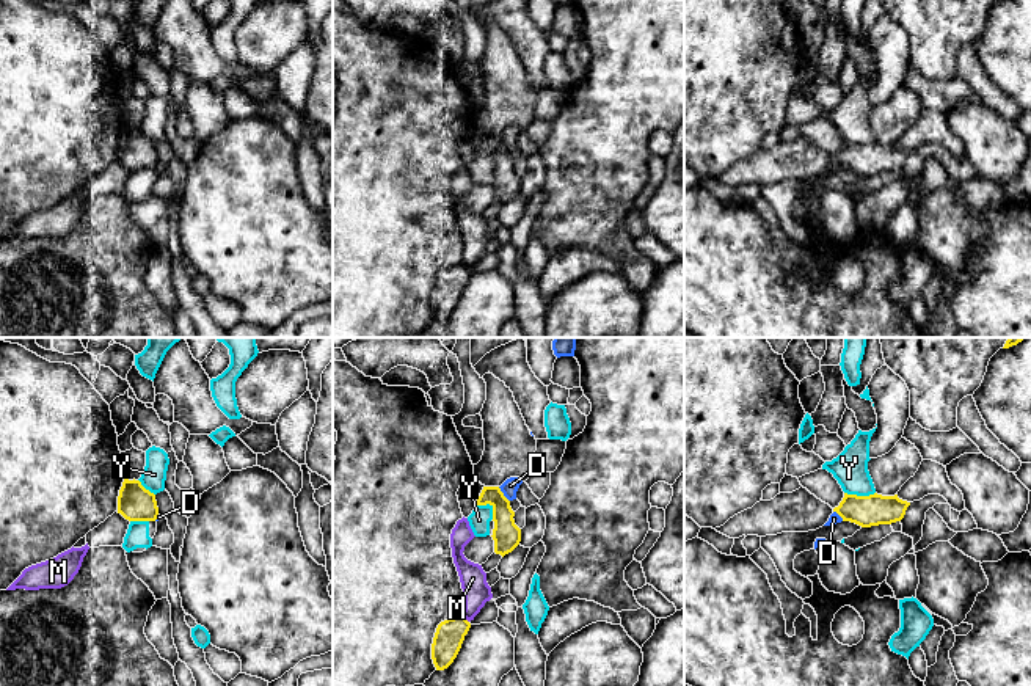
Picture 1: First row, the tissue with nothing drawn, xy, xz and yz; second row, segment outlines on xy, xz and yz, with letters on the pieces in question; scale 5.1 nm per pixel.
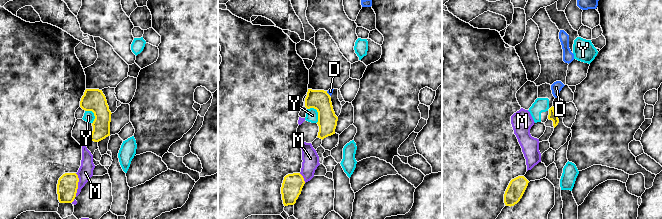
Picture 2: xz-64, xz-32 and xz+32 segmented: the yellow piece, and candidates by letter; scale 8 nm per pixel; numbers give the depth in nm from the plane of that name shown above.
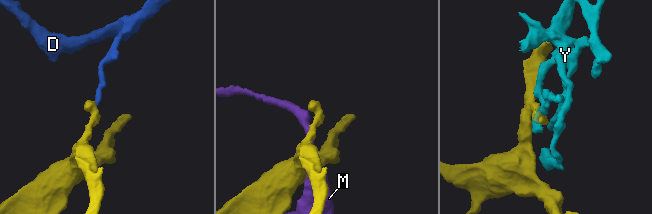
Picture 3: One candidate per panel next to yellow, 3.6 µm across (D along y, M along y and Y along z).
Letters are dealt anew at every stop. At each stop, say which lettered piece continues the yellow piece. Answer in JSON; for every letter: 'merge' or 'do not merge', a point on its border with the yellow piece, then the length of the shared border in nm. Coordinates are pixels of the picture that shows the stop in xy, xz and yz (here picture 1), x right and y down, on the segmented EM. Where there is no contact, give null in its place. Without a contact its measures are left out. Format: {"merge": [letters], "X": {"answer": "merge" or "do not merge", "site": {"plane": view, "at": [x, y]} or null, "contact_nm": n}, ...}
{"merge": [], "D": {"answer": "do not merge", "site": {"plane": "xz", "at": [502, 495]}, "contact_nm": 100}, "M": {"answer": "do not merge", "site": {"plane": "xz", "at": [465, 619]}, "contact_nm": 50}, "Y": {"answer": "do not merge", "site": {"plane": "yz", "at": [860, 496]}, "contact_nm": 160}}

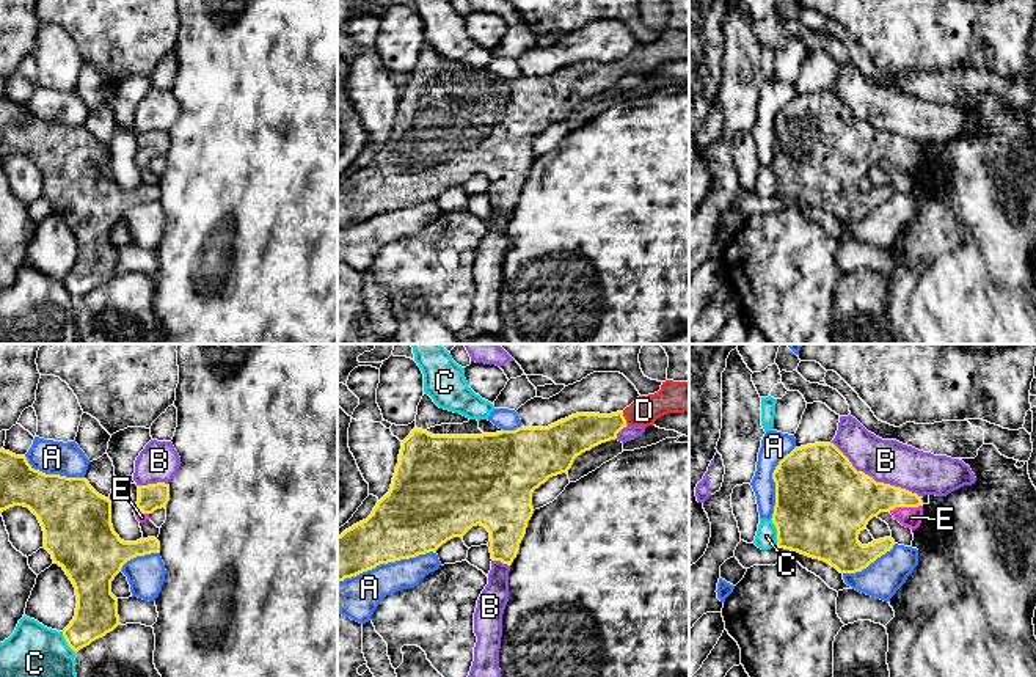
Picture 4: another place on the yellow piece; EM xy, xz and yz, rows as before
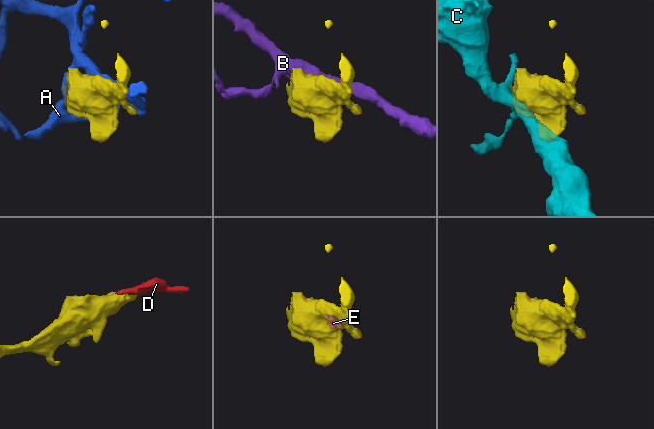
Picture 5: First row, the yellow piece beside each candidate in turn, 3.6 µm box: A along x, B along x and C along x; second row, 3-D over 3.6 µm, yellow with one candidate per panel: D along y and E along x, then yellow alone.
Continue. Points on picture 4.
{"merge": ["D", "E"], "A": {"answer": "do not merge", "site": {"plane": "xz", "at": [386, 563]}, "contact_nm": 550}, "B": {"answer": "do not merge", "site": {"plane": "yz", "at": [873, 479]}, "contact_nm": 550}, "C": {"answer": "do not merge", "site": {"plane": "yz", "at": [777, 533]}, "contact_nm": 150}, "D": {"answer": "merge", "site": {"plane": "xz", "at": [623, 418]}, "contact_nm": 80}, "E": {"answer": "merge", "site": {"plane": "yz", "at": [904, 506]}, "contact_nm": 170}}

